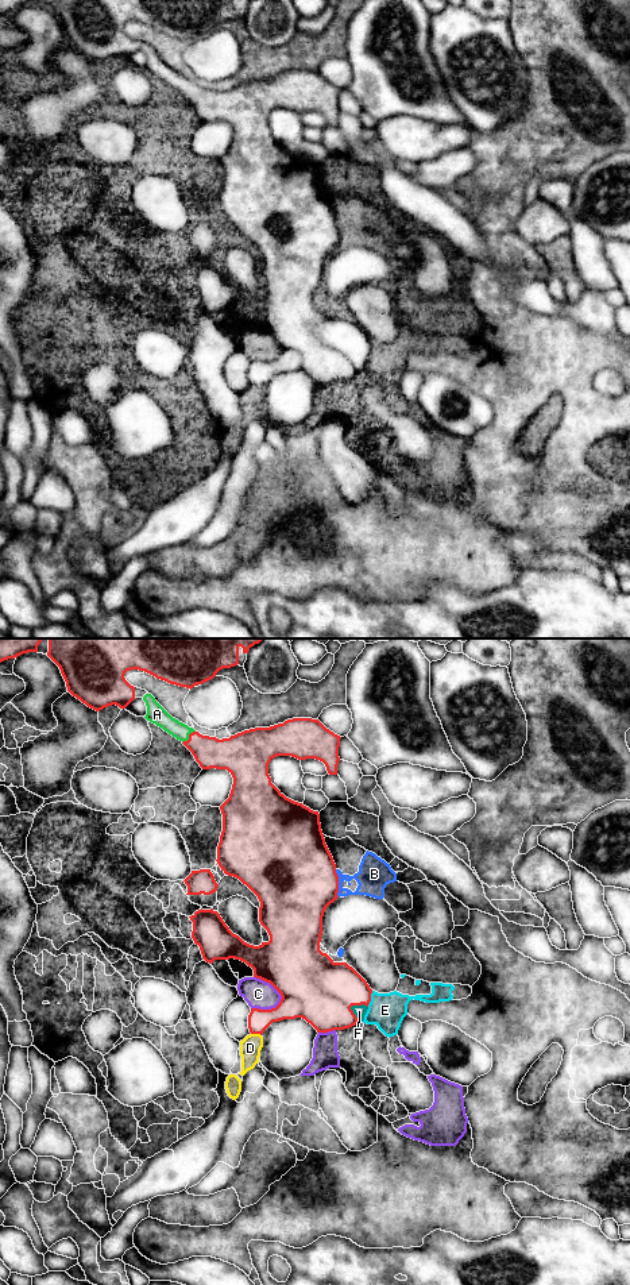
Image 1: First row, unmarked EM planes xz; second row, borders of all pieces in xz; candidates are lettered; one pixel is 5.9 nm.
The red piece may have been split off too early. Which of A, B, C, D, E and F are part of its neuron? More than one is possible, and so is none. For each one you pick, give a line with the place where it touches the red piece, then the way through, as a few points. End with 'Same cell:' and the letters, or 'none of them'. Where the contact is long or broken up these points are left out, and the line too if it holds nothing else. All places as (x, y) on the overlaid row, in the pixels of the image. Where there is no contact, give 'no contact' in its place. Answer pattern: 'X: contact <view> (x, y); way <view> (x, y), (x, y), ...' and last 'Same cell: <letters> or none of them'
A: contact xz (189, 737)
F: contact xz (350, 1008)
Same cell: A, F

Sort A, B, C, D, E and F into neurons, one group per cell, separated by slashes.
A F / B C D E

